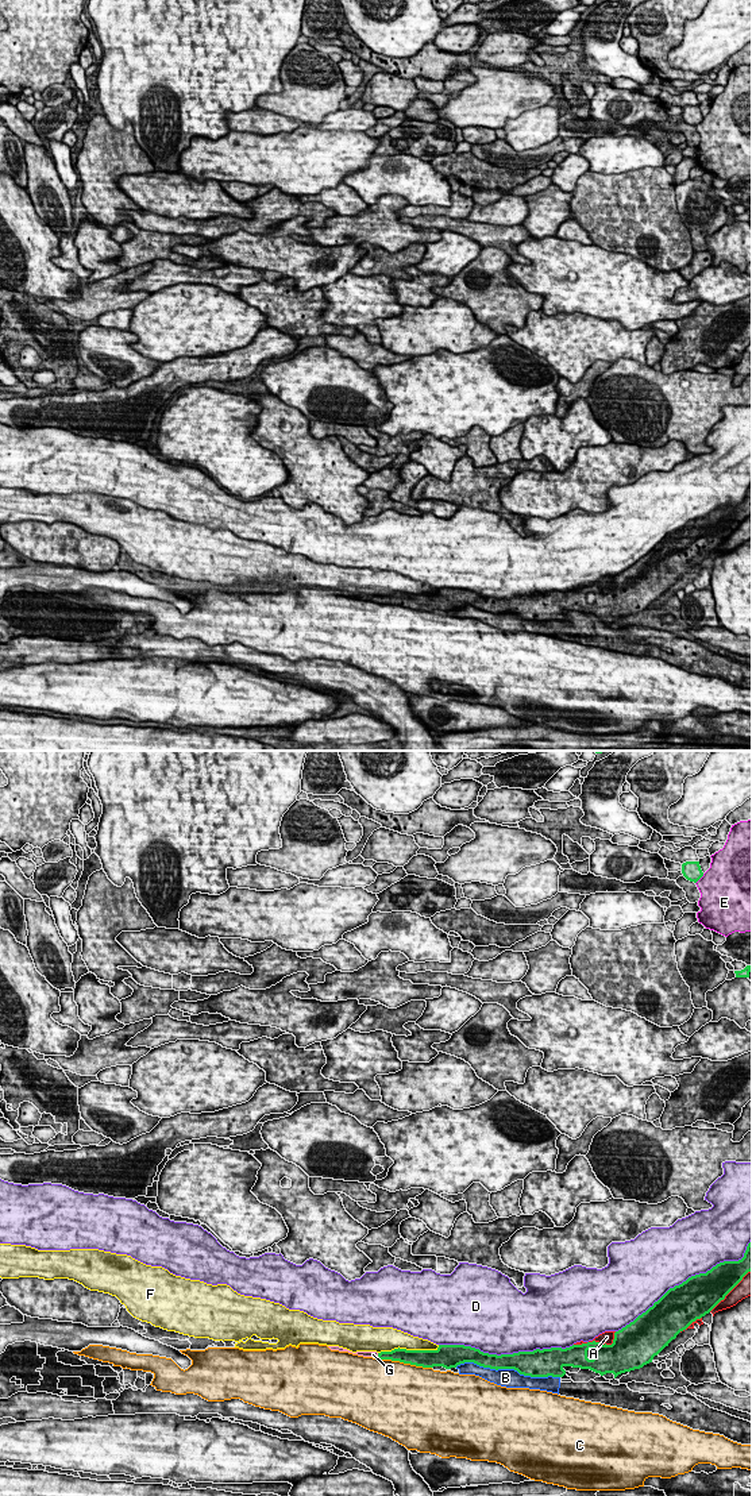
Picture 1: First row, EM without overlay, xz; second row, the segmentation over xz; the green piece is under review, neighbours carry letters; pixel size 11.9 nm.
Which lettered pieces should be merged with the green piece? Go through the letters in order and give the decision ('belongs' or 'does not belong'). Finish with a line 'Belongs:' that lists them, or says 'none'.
A: does not belong
B: does not belong
C: does not belong
D: does not belong
E: does not belong
F: does not belong
G: belongs
Belongs: G

